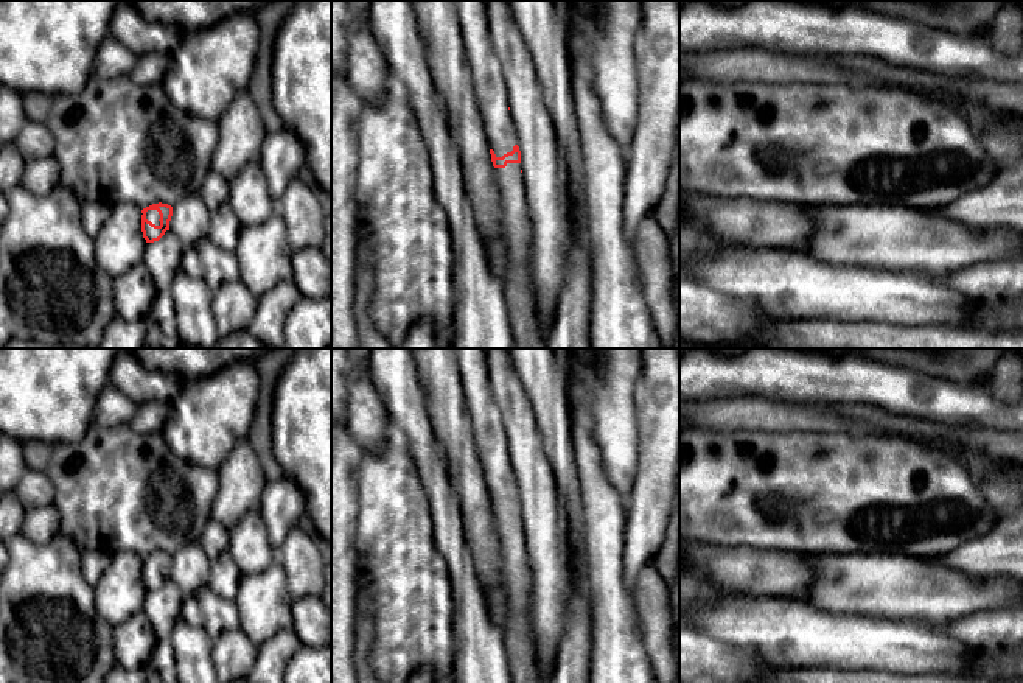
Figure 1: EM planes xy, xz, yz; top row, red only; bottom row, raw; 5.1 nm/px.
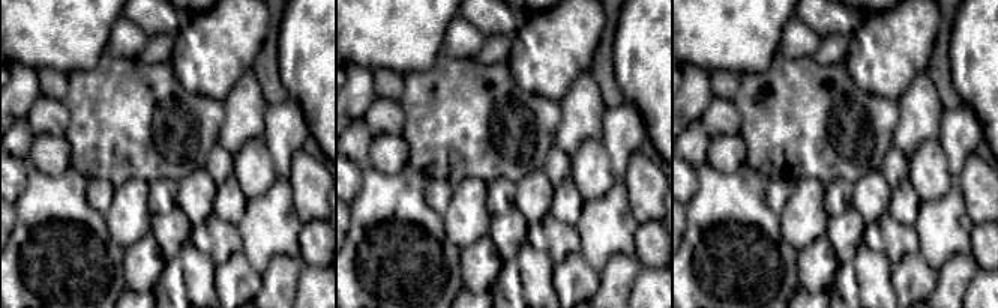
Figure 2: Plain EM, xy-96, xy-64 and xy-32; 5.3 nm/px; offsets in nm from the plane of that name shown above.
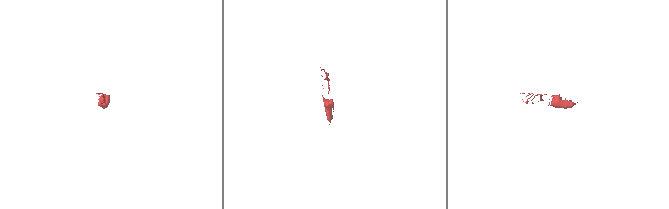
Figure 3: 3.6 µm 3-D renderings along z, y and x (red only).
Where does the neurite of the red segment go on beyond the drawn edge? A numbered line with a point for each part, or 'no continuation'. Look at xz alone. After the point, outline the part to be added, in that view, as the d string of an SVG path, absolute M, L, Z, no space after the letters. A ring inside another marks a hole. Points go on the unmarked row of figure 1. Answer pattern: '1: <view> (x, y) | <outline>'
1: xz (490, 439) | M454 349L454 353L462 375L465 411L471 417L477 457L484 468L484 481L490 498L496 506L502 506L513 499L518 487L508 459L502 414L490 389L485 349Z
2: xz (516, 576) | M521 512L494 517L502 555L502 585L507 618L501 627L513 683L544 683L535 664L535 639L530 625L533 574L527 562L527 543Z

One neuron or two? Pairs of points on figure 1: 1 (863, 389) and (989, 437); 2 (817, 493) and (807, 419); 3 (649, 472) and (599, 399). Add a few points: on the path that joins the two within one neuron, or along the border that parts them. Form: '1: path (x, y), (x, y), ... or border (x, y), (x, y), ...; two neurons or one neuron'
1: border (924, 419), (947, 425), (980, 425), (995, 430); two neurons
2: border (771, 430), (844, 433); two neurons
3: border (638, 420), (638, 469), (633, 487), (628, 492); two neurons

